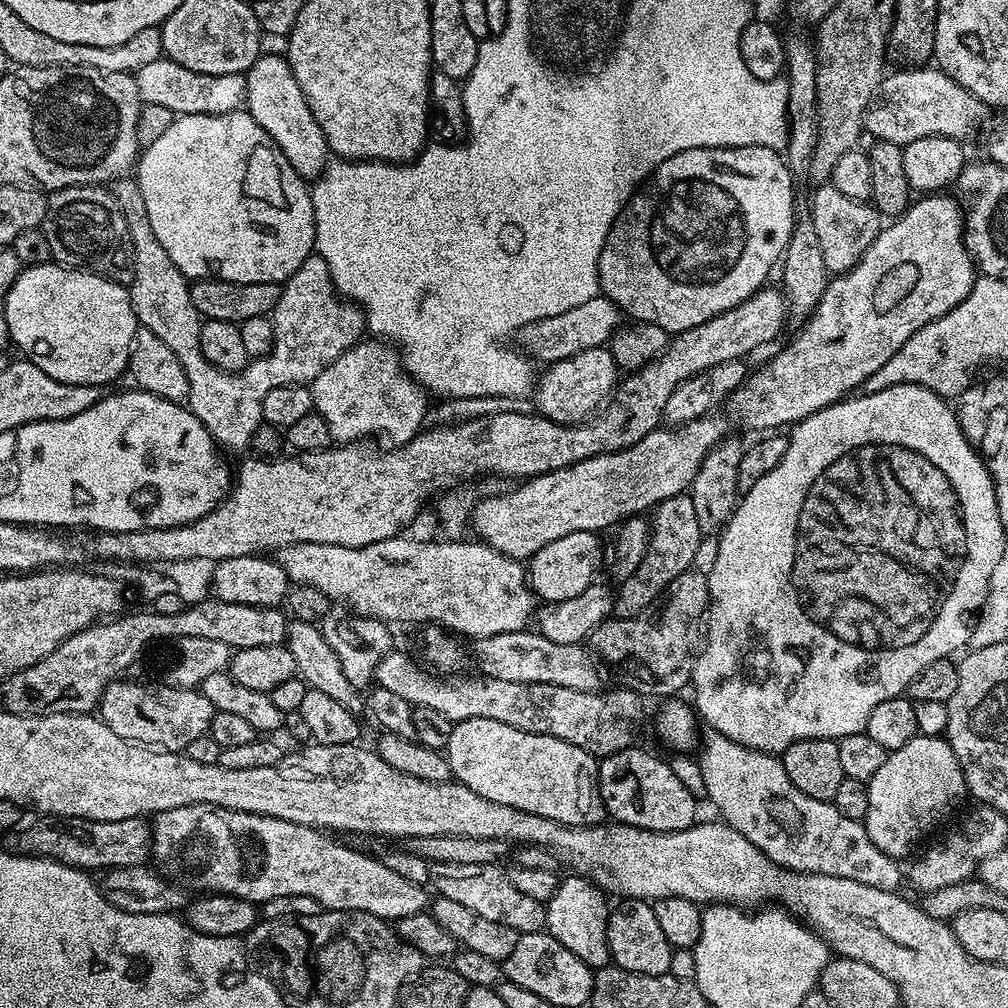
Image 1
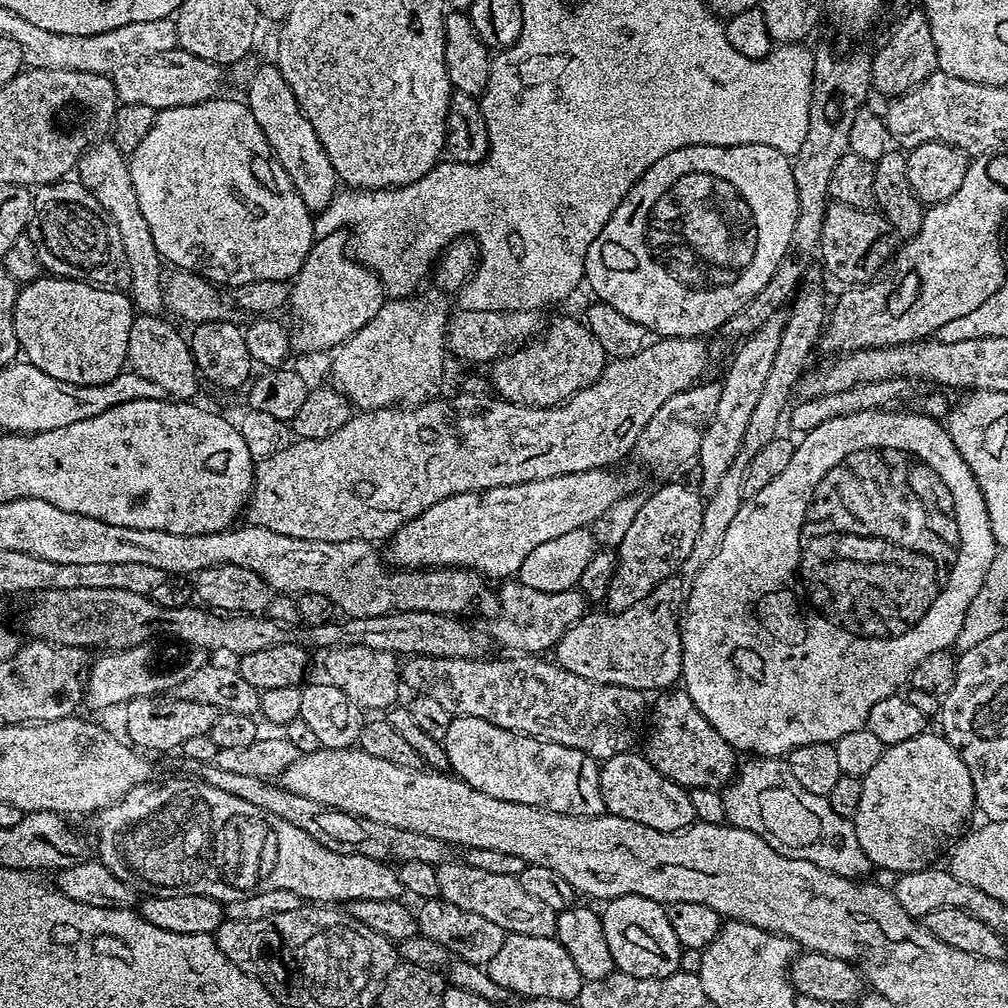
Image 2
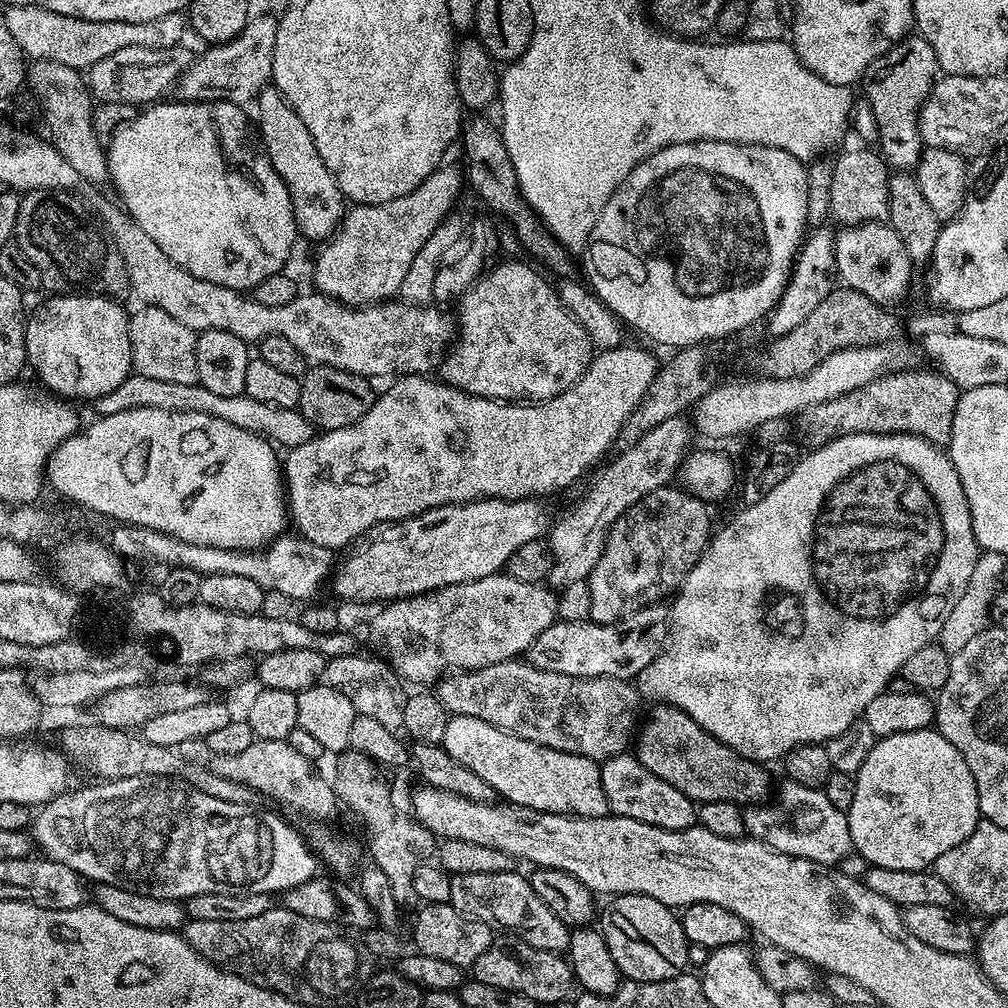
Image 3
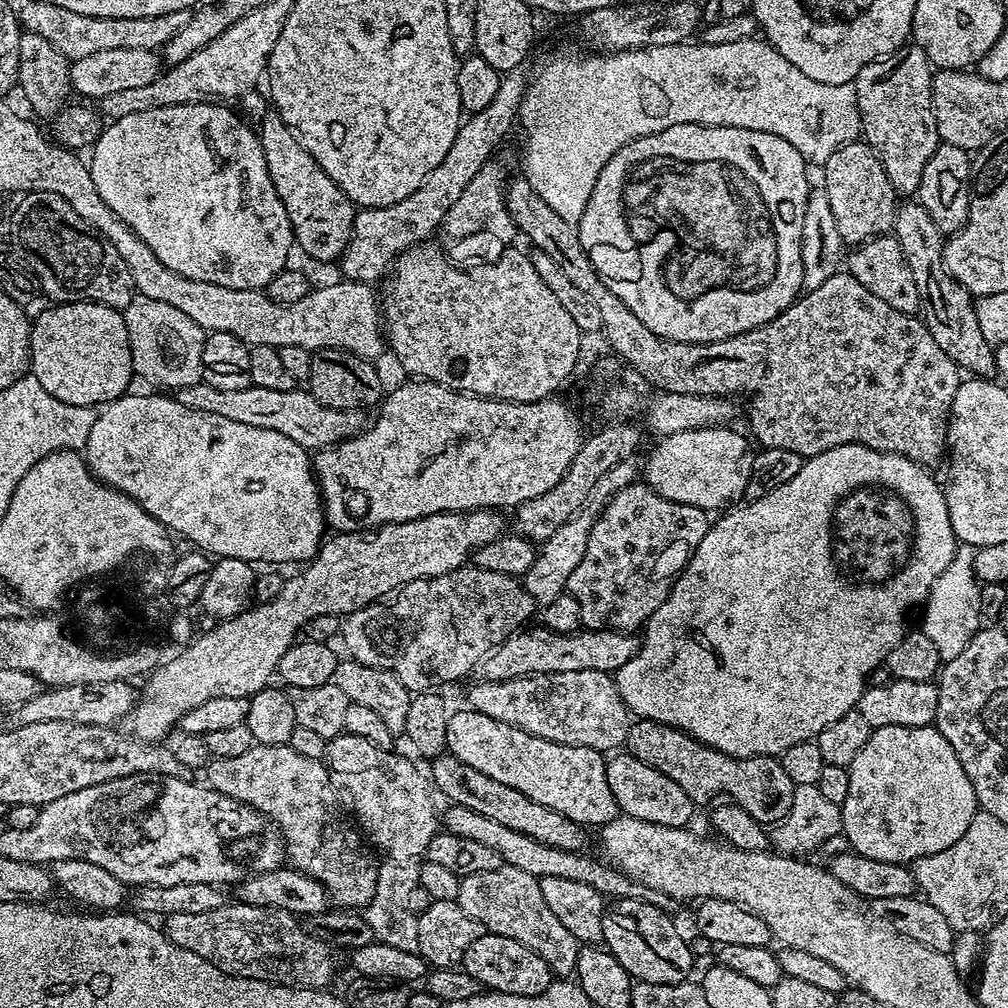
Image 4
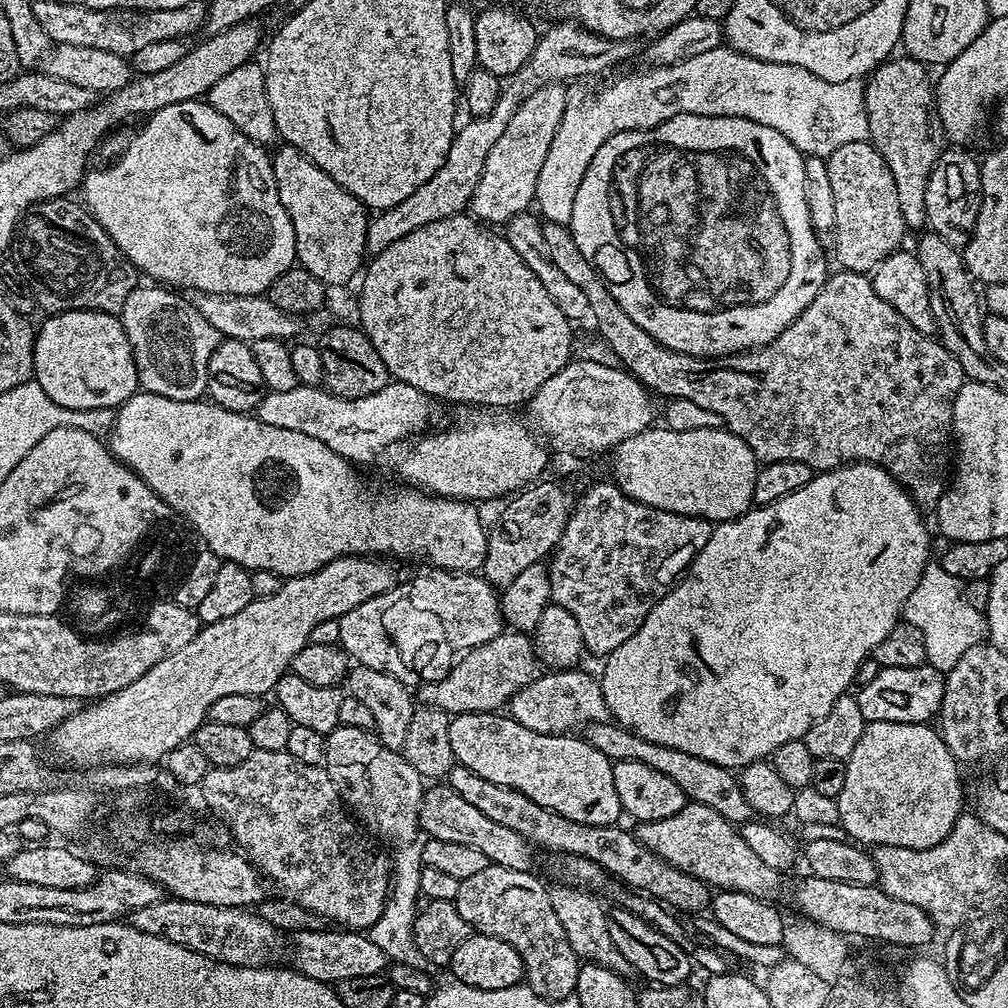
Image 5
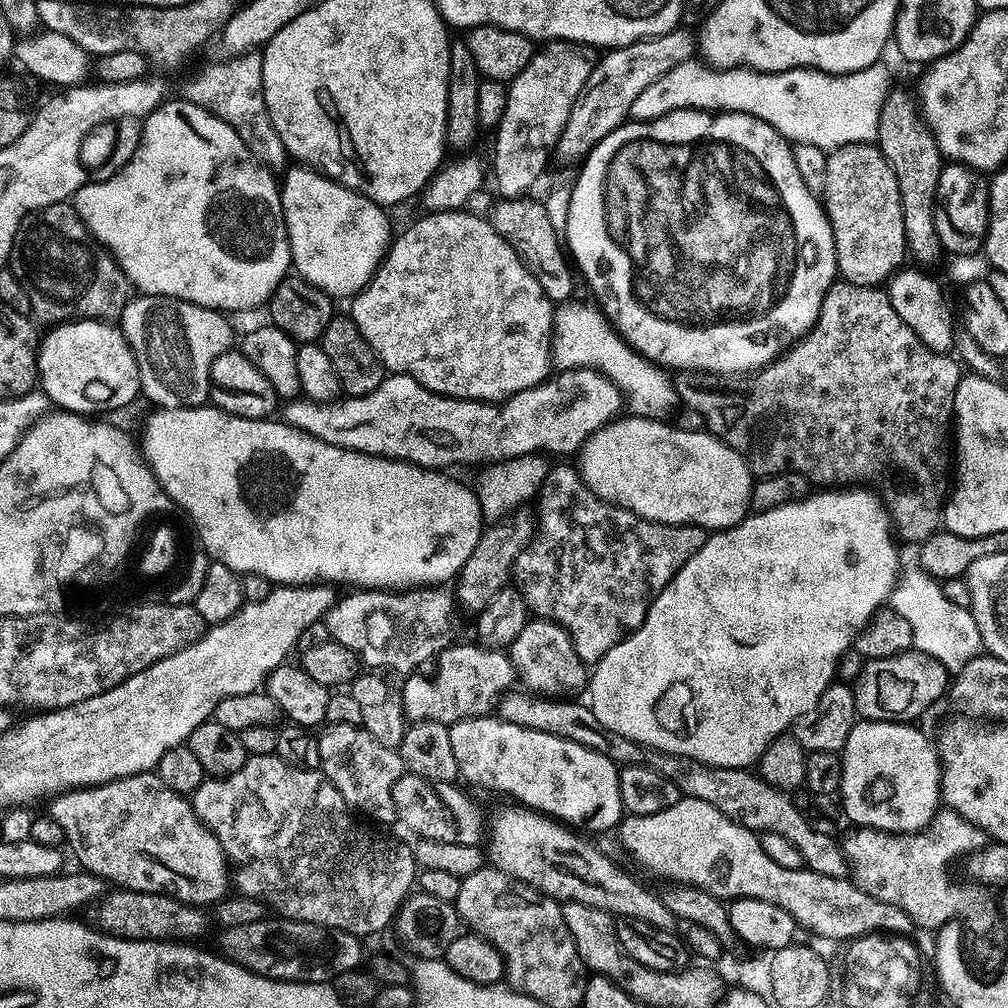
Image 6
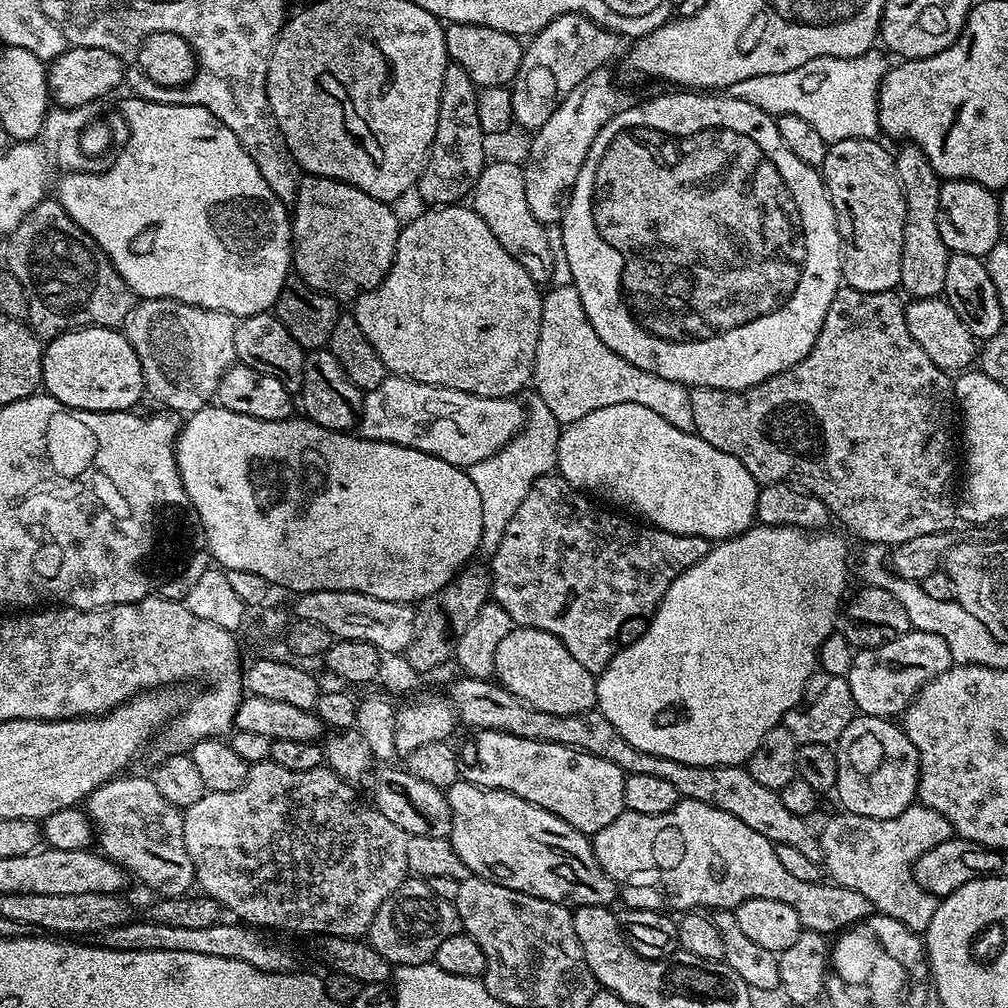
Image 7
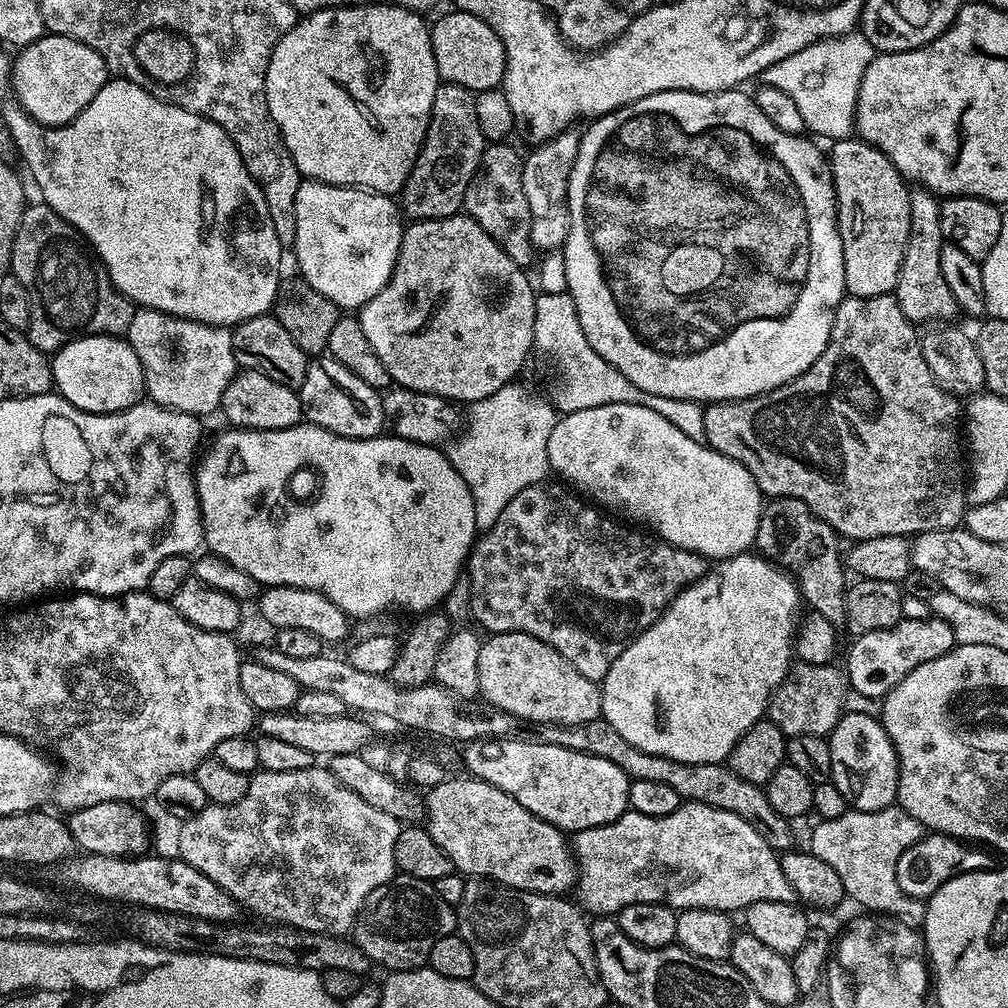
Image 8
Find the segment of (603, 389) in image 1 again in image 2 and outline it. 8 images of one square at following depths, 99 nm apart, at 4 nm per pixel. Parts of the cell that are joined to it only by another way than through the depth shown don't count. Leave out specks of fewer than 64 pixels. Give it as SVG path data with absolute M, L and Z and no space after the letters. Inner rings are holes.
M564 316L547 325L539 338L517 347L491 365L490 384L495 395L527 408L554 408L590 386L602 374L606 357L598 338L590 334L587 323Z

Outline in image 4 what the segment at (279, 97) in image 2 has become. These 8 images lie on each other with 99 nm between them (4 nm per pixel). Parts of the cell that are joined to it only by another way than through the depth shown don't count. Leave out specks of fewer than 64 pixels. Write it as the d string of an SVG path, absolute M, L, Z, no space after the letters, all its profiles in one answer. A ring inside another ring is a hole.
M270 110L258 122L258 135L262 154L266 154L266 170L270 170L270 182L286 206L290 218L294 244L312 260L339 261L352 237L352 227L357 209L334 181L314 162L311 154L282 117Z

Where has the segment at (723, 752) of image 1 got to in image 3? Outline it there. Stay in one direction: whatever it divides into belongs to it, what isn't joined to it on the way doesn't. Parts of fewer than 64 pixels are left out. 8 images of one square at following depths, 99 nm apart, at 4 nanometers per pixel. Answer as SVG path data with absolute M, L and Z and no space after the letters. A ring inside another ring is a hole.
M785 779L780 788L780 797L776 801L765 803L763 806L748 806L744 808L744 831L751 839L761 840L768 848L781 852L787 856L797 856L815 864L829 866L839 865L839 860L844 860L848 855L853 855L850 826L845 812L838 810L838 806L830 803L824 791L818 788L807 788L798 782Z

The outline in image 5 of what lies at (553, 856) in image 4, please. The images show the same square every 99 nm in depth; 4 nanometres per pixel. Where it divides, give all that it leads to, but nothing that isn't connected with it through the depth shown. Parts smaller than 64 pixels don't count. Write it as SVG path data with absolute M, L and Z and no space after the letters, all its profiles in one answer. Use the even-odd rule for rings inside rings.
M436 782L425 791L421 798L419 831L425 837L442 842L458 842L461 846L474 846L482 850L486 858L493 864L501 864L510 870L532 872L536 856L534 845L518 830L510 830L506 826L493 822L481 814L471 802L465 802L446 782Z

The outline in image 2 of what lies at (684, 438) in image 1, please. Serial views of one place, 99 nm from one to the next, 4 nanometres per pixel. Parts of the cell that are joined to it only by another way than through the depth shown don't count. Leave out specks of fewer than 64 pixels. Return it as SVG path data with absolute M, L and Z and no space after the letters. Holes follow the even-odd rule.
M595 468L538 482L522 482L518 486L498 486L485 492L454 494L430 506L430 510L418 514L418 518L406 522L406 526L398 529L387 541L387 559L392 559L391 563L400 570L467 568L469 572L479 572L481 577L489 581L507 581L517 575L522 562L536 546L553 541L572 530L595 525L596 520L602 518L614 502L633 491L630 477L615 476L614 473L615 471L606 468Z

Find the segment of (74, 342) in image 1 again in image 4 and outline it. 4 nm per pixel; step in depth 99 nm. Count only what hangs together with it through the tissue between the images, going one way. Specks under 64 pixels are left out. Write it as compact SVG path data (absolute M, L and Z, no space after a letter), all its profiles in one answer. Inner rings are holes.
M87 300L77 304L53 303L48 307L52 308L34 316L28 334L30 372L42 382L43 389L62 402L82 407L103 406L125 395L129 391L128 383L134 380L134 373L123 311L105 304L90 304Z

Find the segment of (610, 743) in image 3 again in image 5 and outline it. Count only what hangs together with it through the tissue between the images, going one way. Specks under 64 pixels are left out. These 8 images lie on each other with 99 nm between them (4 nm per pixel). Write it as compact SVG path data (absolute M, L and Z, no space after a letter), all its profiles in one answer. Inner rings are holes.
M576 668L545 671L537 680L512 696L506 705L507 711L513 720L526 726L526 730L534 730L547 736L568 734L598 722L609 723L608 707L599 679L588 672L580 671Z

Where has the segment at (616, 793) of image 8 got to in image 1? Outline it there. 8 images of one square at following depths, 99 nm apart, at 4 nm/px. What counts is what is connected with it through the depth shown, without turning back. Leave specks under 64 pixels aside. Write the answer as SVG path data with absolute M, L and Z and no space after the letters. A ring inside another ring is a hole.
M466 718L453 723L446 757L455 783L466 785L470 790L474 790L474 794L482 794L482 798L486 798L490 802L498 802L501 806L514 806L514 810L526 810L526 814L538 814L542 818L550 818L559 824L569 824L572 828L591 828L593 824L605 823L606 813L604 811L604 800L600 796L597 757L570 742L562 742L562 738L543 736L526 730L514 730L514 726L506 726L506 722L494 722L494 718Z

